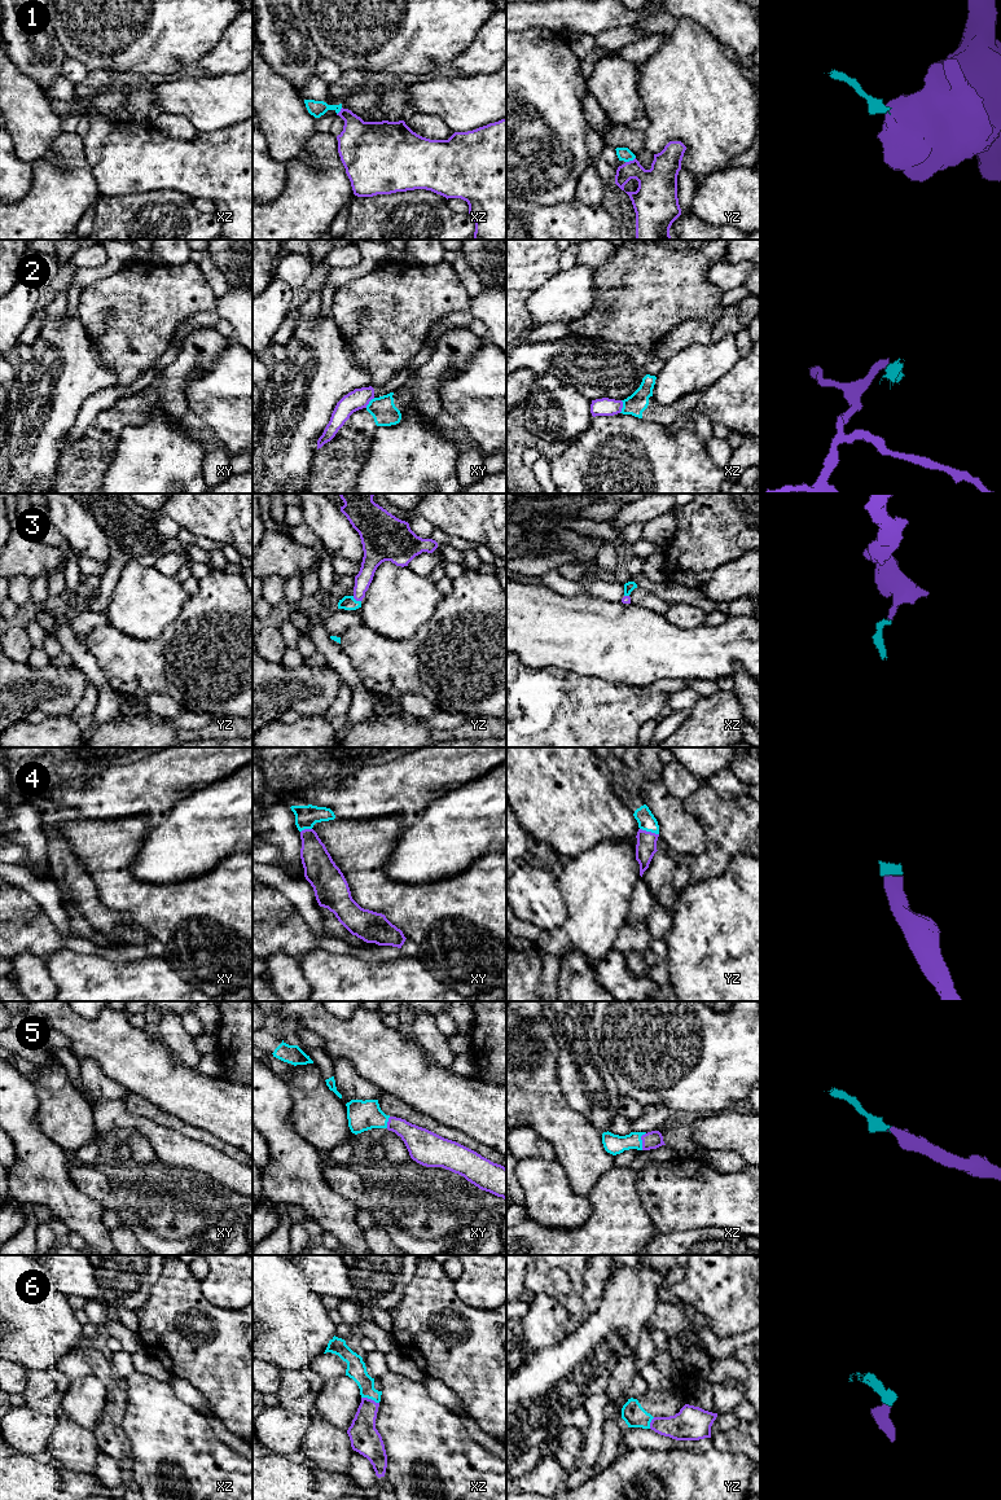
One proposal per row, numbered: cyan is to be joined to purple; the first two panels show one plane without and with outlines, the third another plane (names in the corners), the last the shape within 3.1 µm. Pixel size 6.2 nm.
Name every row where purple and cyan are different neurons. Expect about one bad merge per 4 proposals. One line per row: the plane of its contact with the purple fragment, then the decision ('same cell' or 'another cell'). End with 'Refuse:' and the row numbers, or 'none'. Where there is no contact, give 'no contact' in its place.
1: yz | another cell
2: xz | another cell
3: yz | same cell
4: yz | same cell
5: xz | same cell
6: xz | same cell
Refuse: 1, 2

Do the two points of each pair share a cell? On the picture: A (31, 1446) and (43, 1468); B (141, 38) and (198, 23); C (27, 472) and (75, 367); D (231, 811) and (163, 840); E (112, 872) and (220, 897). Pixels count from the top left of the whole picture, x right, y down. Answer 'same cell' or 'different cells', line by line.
A: different cells
B: same cell
C: same cell
D: same cell
E: same cell

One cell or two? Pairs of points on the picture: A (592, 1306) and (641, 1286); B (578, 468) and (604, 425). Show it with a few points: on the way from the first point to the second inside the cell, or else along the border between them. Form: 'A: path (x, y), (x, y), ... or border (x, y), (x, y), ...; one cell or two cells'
A: border (598, 1302), (598, 1307), (591, 1314); two cells
B: path (588, 457), (604, 435); one cell

